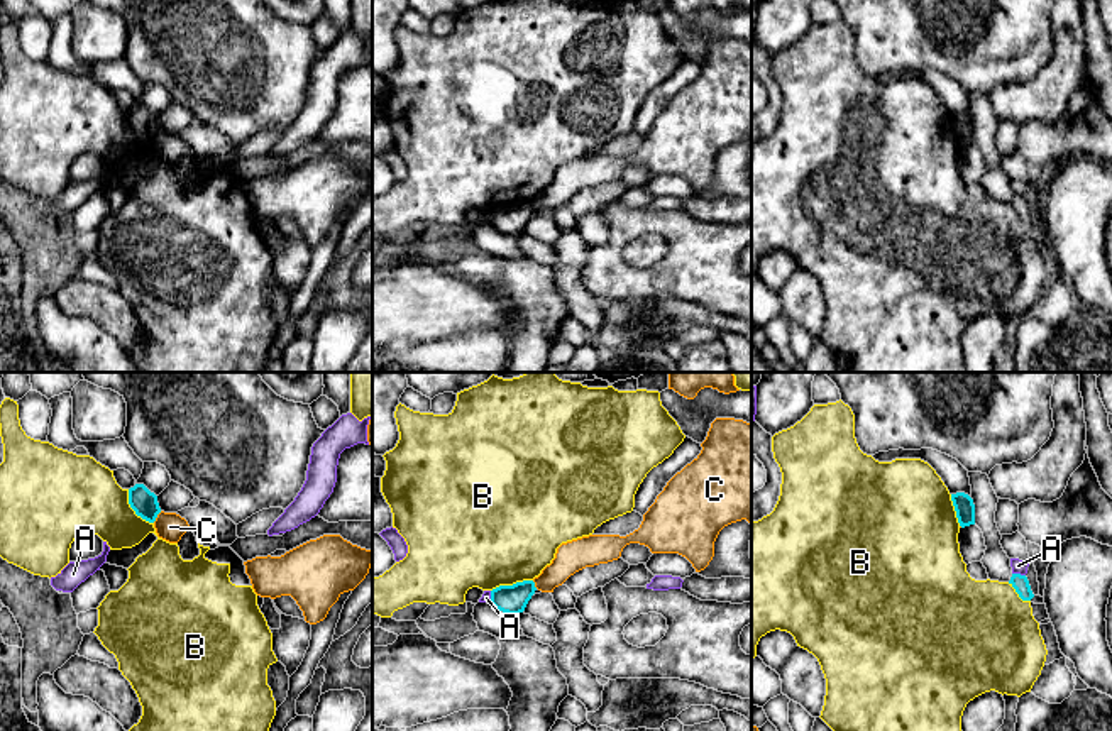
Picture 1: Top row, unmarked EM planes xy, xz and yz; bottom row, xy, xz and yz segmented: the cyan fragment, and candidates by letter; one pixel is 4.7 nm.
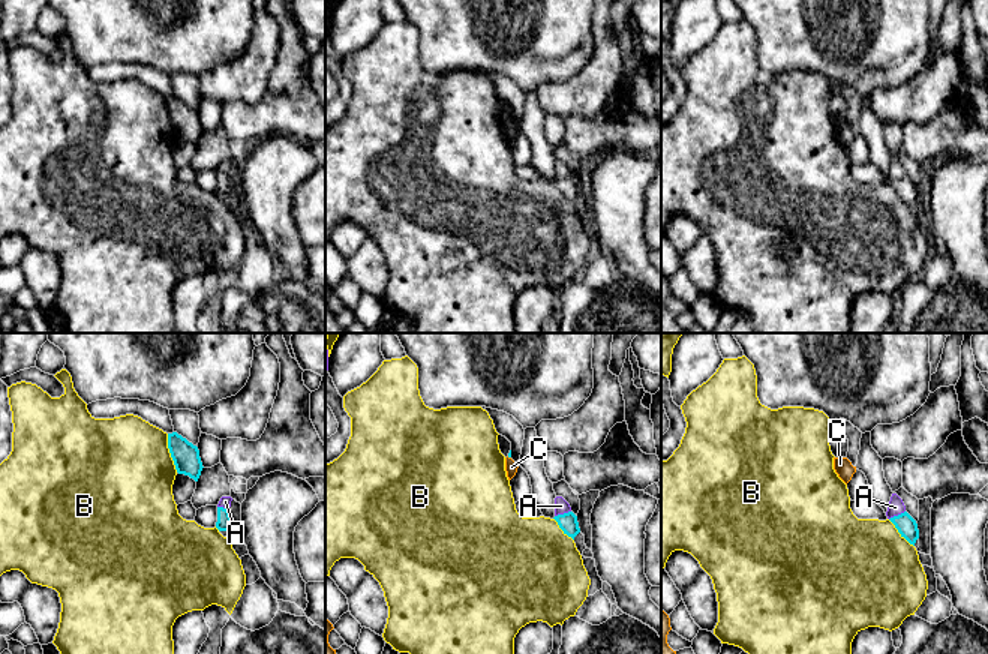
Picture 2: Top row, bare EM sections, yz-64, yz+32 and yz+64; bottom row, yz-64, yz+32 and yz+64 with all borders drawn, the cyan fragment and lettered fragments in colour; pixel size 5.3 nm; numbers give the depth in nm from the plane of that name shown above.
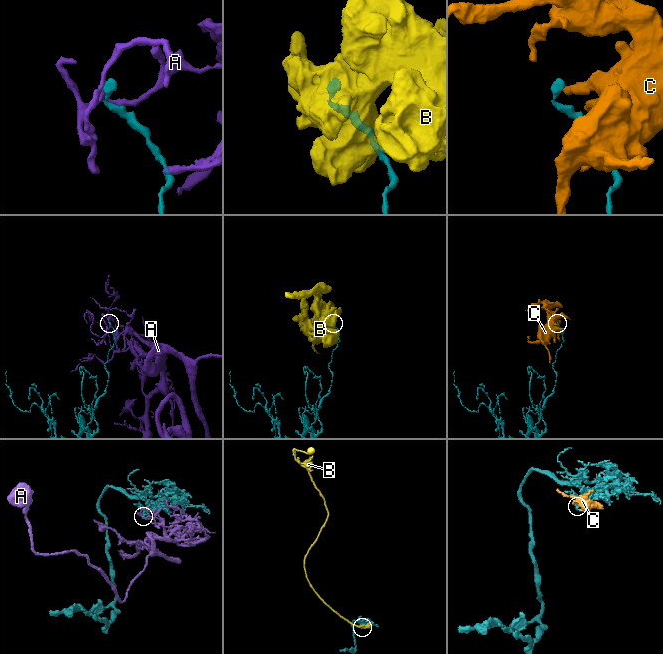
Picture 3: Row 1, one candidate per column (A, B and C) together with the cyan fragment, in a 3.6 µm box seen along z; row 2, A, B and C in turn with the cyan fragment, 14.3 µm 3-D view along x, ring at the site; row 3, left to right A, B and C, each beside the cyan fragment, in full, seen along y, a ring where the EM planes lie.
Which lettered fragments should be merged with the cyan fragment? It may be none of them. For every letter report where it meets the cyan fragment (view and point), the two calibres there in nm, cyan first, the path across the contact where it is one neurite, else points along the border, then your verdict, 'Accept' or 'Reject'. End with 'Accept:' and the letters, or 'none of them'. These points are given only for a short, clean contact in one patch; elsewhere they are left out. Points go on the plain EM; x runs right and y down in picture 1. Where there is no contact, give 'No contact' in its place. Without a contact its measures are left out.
A: Touches cyan at yz (1019, 195). Thickness 80 nm (cyan) against 70 nm. Boundary: yz (1012, 193), (1024, 197). Reject
B: Touches cyan at xy (132, 129). Thickness 120 nm (cyan) against 340 nm. Reject
C: Touches cyan at xy (156, 137). Thickness 120 nm (cyan) against 140 nm. Boundary: xy (161, 132), (153, 142). Reject
Accept: none of them

